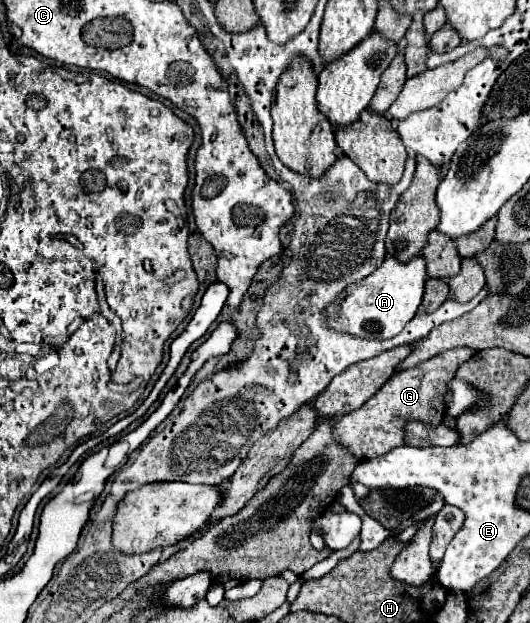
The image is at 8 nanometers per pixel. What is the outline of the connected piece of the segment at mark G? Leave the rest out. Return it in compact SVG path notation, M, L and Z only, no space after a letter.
M460 347L460 349L444 351L410 371L394 373L360 409L342 415L340 419L334 421L332 427L334 441L342 447L348 447L348 451L362 461L366 455L378 457L388 453L388 449L404 445L406 423L410 423L412 419L420 419L422 423L430 423L438 427L446 413L442 403L442 393L446 393L446 383L454 377L456 369L462 363L466 363L472 355L474 355L472 349Z

